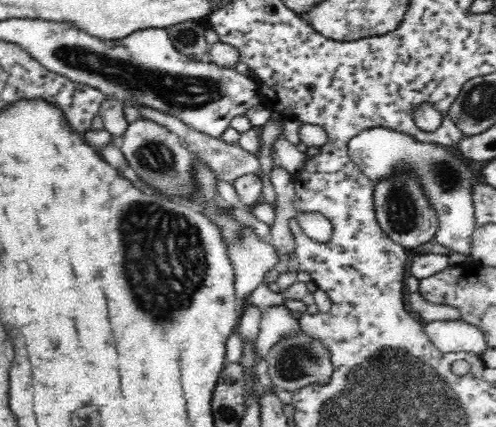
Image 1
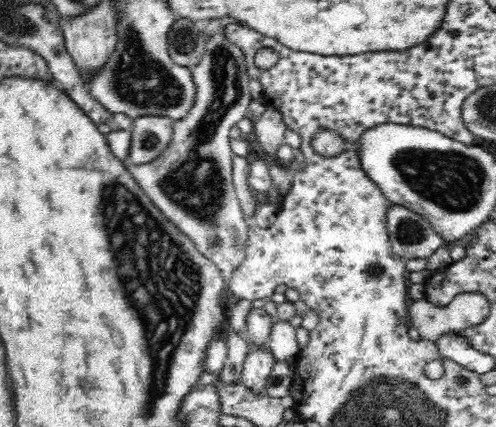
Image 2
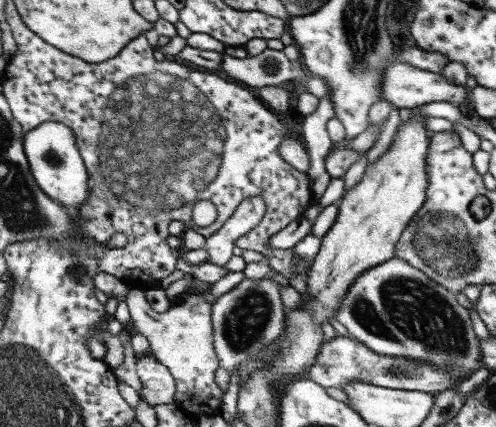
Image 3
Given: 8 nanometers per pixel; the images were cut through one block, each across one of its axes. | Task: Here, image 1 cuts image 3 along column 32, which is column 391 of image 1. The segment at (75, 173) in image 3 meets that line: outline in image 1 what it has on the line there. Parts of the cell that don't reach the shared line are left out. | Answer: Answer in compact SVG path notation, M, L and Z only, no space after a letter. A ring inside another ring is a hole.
M372 128L372 130L364 130L362 134L354 136L348 142L348 154L354 160L354 164L364 174L368 174L372 180L380 178L382 174L392 172L396 164L410 164L420 174L422 182L428 184L426 186L428 196L440 216L440 232L436 232L436 238L432 238L432 242L452 246L458 254L472 258L470 266L476 266L476 260L474 260L476 218L474 218L472 204L470 204L470 186L472 182L478 182L478 180L466 160L458 158L452 152L452 148L436 146L436 144L422 144L422 142L416 142L408 134L386 130L386 128Z

